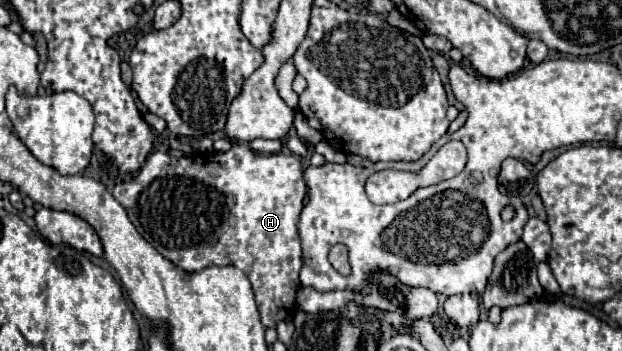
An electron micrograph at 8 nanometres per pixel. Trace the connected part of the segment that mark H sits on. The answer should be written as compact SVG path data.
M233 142L227 152L211 152L197 156L175 158L167 152L153 152L147 156L141 172L117 184L113 196L131 216L131 222L147 238L147 242L159 250L167 260L197 272L207 266L237 266L249 278L255 302L261 312L263 326L275 326L279 312L287 308L285 300L291 292L291 306L295 302L295 290L299 288L299 270L303 266L301 242L297 232L299 212L307 196L303 182L303 168L293 154L259 154L249 144Z

